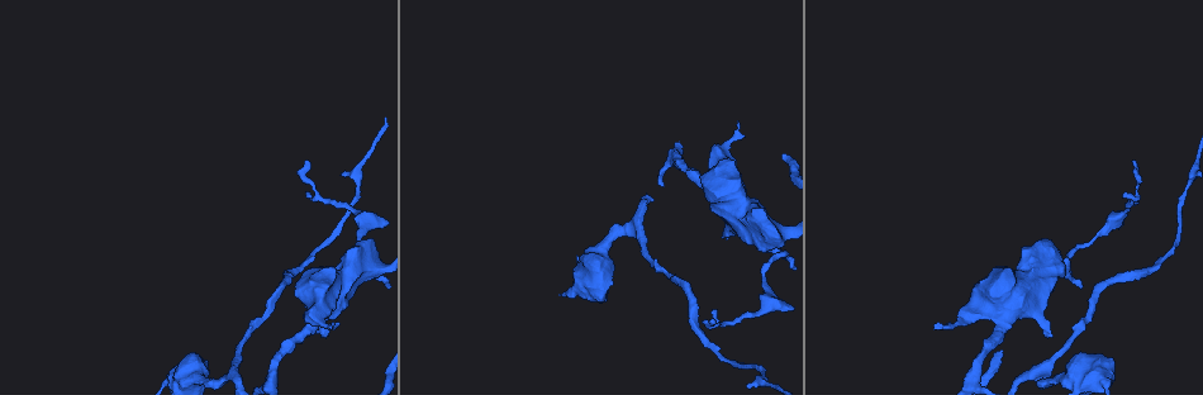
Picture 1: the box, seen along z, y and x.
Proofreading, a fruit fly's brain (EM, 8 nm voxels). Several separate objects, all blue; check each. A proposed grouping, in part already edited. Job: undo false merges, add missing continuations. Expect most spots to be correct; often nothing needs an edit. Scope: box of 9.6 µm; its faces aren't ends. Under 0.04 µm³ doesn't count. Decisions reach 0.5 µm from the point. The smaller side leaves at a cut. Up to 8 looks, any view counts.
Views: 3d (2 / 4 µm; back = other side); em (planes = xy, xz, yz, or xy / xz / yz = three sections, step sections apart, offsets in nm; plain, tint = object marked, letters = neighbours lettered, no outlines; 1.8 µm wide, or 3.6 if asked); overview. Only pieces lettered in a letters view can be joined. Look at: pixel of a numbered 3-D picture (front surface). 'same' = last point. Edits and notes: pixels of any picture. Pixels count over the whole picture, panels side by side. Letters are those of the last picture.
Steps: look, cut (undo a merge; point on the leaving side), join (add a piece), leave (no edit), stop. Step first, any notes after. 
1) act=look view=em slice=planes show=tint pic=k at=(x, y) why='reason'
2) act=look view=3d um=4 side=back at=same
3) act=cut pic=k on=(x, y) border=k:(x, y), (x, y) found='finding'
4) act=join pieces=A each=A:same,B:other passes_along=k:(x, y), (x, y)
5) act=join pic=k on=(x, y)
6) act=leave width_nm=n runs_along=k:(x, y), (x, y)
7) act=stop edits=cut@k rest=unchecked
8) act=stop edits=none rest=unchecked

act=look view=em slice=planes show=letters pic=1 at=(637, 215) why='abrupt turn'

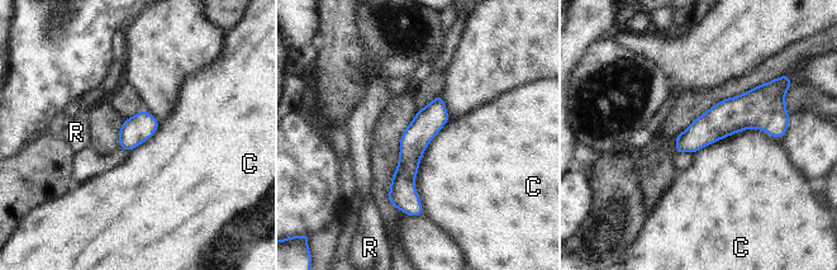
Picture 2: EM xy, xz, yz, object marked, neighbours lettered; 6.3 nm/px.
act=leave width_nm=180 longest_contact=C:650nm each=C:other,R:other found='one cell here'

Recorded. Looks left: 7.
act=look view=em slice=planes show=plain pic=1 at=(322, 337) why='free end'

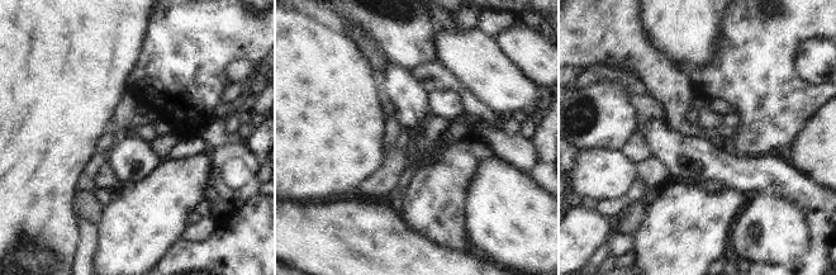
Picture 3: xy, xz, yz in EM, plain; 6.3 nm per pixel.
act=look view=em slice=planes show=letters at=same why='what lies round it'

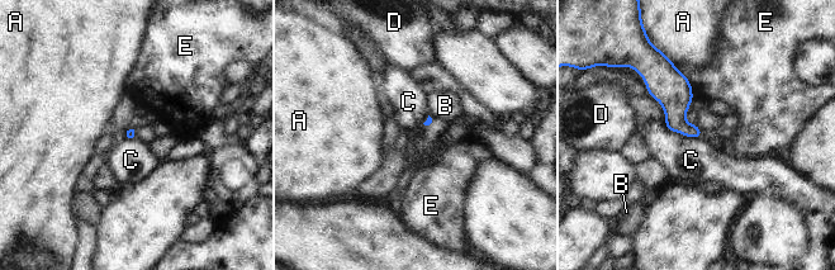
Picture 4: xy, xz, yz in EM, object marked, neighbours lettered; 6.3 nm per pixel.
act=leave each=A:other,B:other,C:other,D:other,E:other border=4:(663, 122), (670, 131), (701, 137) found='none of them fits'

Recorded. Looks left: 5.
act=look view=em slice=xz step=16 show=plain pic=1 at=(737, 122) why='tapers out'

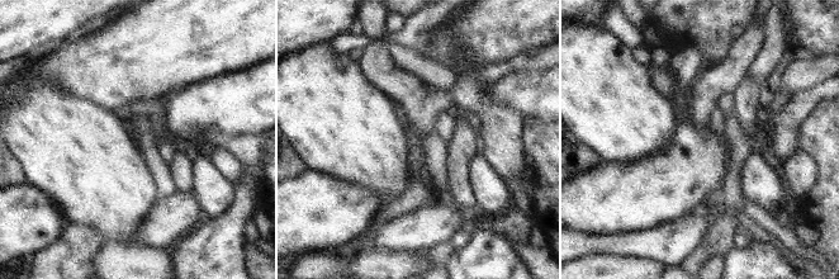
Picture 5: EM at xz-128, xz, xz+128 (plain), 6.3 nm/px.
act=look view=em slice=xz step=16 show=letters at=same

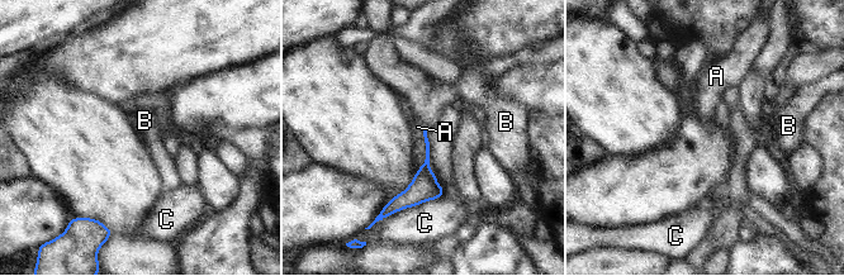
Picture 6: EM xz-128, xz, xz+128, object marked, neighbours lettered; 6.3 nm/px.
act=join pic=6 on=(417, 127) each=A:same,B:other,C:other passes_along=6:(423, 186), (426, 147), (417, 127) found='the cell continues'

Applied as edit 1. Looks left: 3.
act=stop edits=join@6 rest=unchecked

